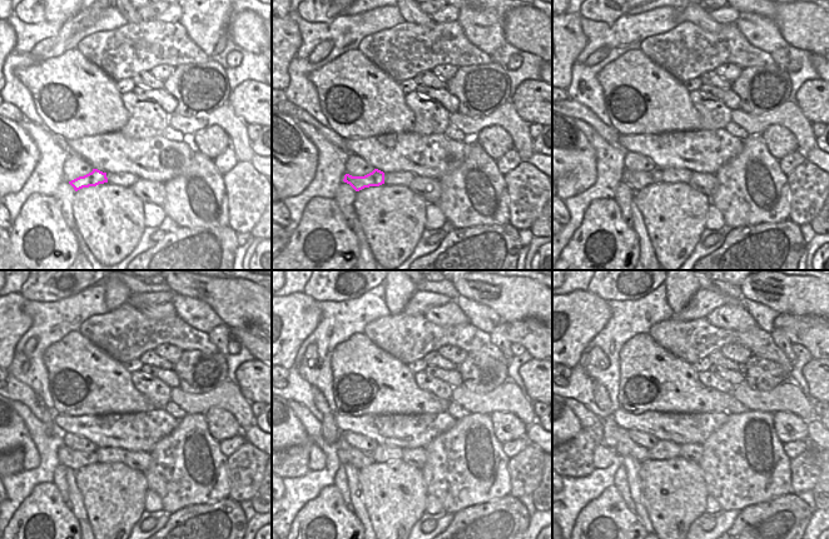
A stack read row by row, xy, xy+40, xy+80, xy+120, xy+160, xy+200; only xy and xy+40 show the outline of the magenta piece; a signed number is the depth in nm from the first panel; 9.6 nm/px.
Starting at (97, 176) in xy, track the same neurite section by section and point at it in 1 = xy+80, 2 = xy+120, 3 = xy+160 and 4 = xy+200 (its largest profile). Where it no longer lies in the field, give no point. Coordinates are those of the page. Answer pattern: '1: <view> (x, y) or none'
1: xy+80 (636, 180)
2: xy+120 (74, 459)
3: xy+160 (347, 454)
4: xy+200 (625, 447)

